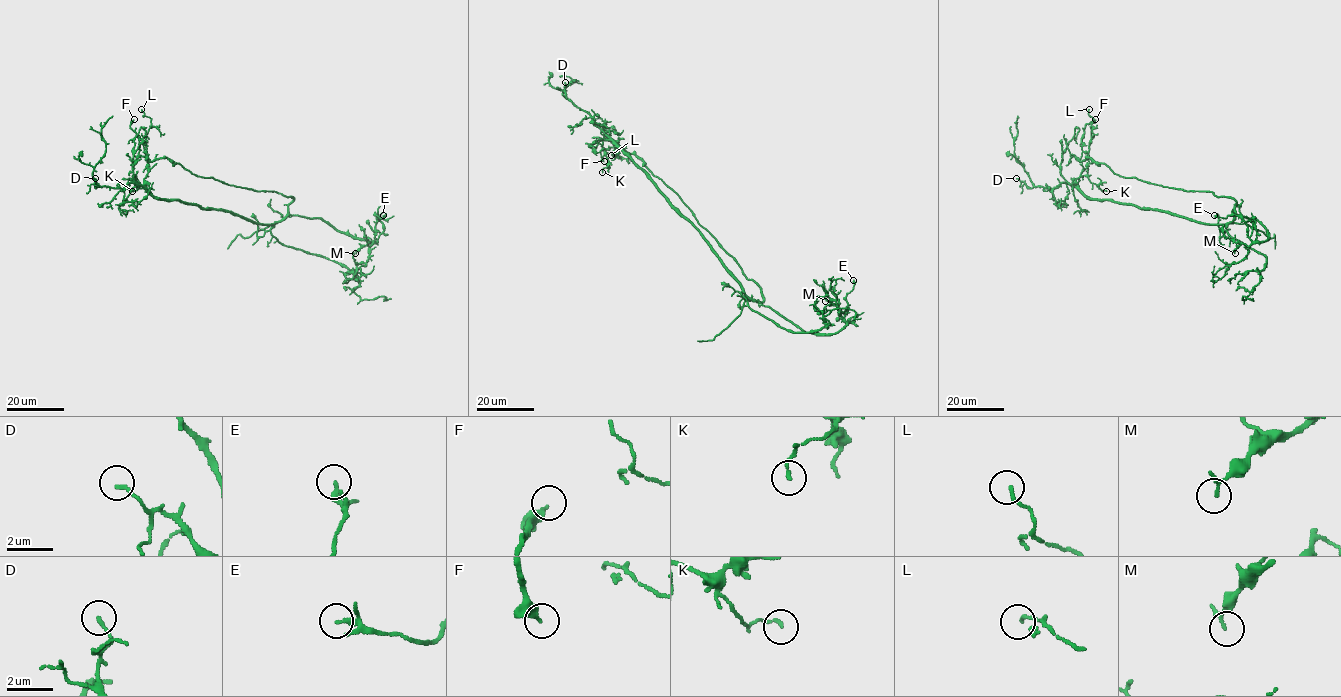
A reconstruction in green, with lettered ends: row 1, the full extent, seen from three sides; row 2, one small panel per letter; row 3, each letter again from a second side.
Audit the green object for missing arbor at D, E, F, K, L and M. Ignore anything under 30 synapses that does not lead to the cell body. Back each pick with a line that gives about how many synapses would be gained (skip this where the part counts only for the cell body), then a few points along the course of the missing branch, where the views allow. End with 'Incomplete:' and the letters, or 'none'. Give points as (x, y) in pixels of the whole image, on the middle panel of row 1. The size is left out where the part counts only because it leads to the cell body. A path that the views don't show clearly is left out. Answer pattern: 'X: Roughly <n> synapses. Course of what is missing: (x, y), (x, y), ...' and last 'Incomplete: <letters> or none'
Incomplete: none

